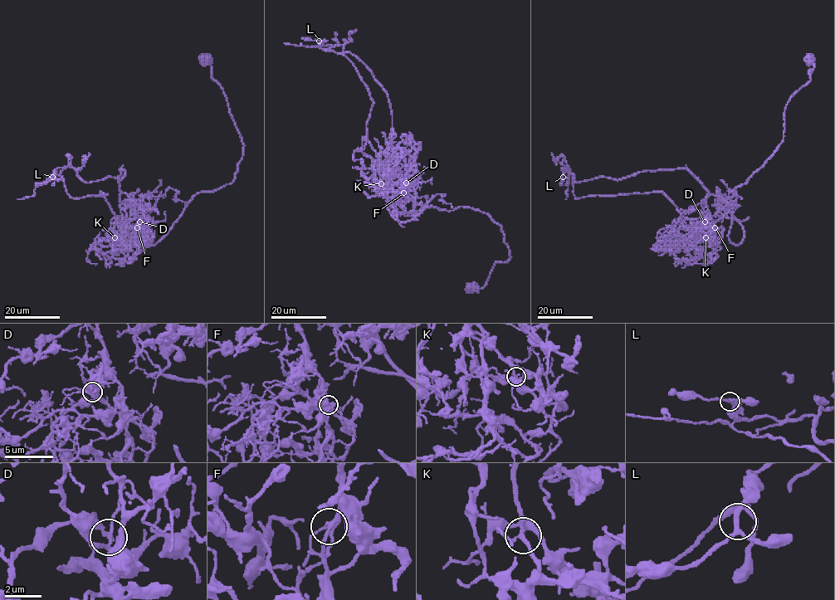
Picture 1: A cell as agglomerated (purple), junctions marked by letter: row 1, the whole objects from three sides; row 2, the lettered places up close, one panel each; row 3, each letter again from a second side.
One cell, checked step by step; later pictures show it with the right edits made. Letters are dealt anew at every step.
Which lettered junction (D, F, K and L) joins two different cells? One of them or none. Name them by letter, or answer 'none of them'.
F

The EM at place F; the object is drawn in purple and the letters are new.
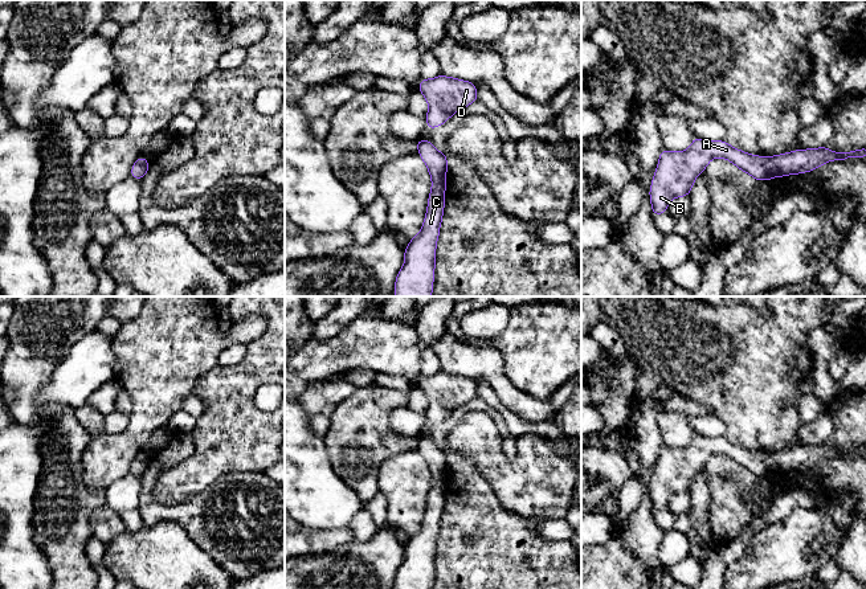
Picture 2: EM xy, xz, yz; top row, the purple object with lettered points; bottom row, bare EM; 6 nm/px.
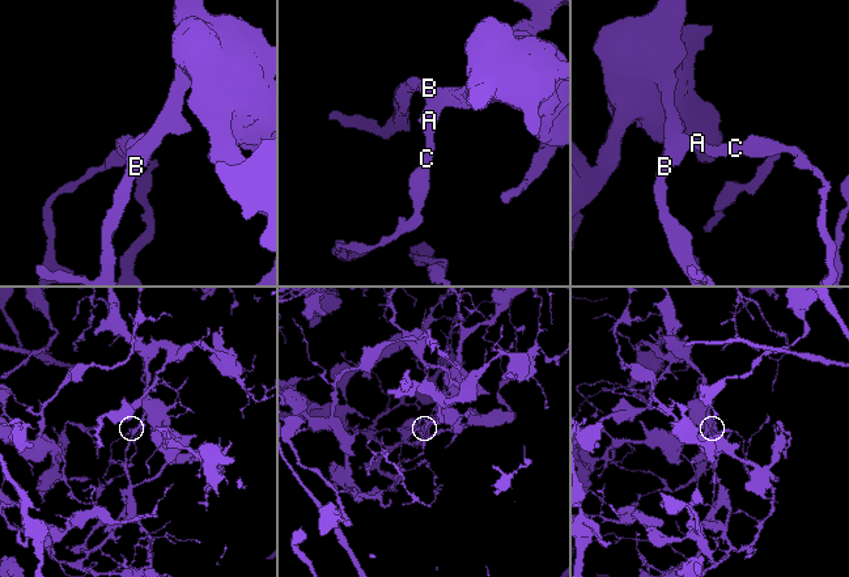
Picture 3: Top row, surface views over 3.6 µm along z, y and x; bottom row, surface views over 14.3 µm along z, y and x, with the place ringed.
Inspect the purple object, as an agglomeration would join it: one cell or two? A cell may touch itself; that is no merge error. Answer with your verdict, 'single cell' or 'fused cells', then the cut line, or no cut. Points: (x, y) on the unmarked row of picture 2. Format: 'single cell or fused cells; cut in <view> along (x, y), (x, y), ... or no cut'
fused cells; cut in yz along (756, 453), (763, 467), (769, 467), (777, 473)

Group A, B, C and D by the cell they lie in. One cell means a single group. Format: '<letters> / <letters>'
A B D / C

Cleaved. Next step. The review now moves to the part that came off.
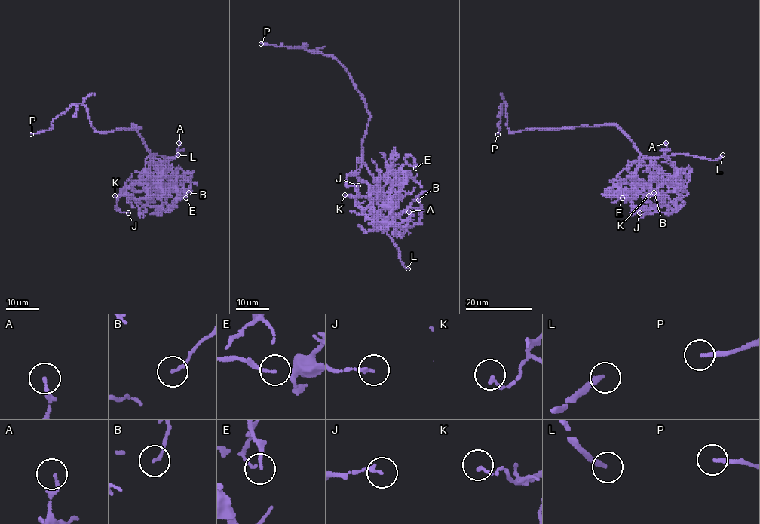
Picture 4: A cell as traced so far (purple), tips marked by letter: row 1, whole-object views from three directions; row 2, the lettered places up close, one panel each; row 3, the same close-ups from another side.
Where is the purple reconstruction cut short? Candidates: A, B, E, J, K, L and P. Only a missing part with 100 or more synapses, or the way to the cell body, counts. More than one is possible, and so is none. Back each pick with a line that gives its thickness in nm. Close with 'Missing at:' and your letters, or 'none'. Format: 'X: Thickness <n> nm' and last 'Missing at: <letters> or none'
L: Thickness 240 nm
Missing at: L

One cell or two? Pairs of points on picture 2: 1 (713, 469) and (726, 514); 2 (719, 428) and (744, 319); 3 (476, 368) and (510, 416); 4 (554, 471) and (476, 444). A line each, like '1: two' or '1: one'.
1: one
2: two
3: two
4: one

